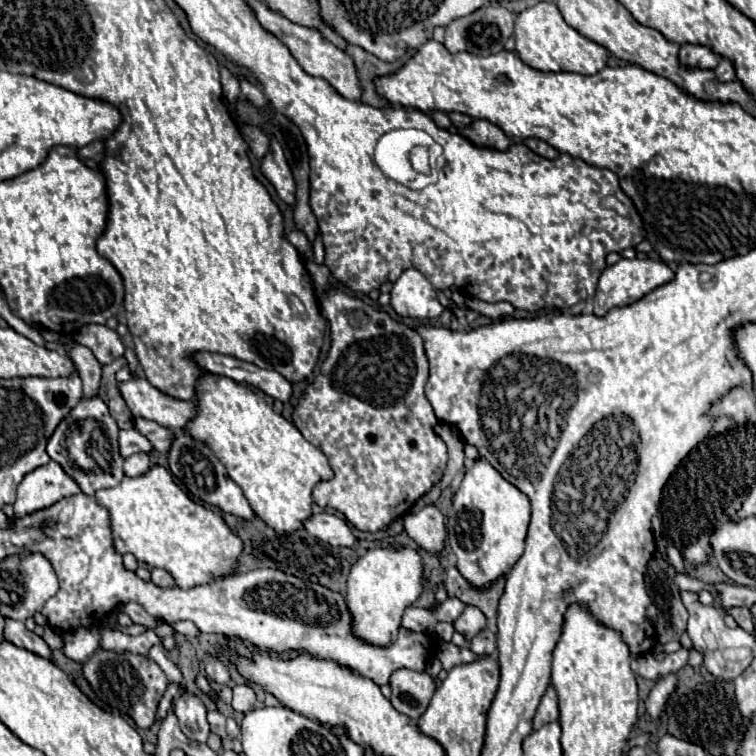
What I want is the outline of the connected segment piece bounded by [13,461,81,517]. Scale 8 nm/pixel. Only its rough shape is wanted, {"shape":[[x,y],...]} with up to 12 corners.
{"shape":[[49,461],[27,473],[15,515],[49,507],[81,489]]}

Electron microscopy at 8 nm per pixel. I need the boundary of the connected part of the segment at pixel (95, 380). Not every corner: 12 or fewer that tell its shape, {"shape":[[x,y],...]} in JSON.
{"shape":[[75,345],[69,353],[85,397],[99,391],[101,363]]}

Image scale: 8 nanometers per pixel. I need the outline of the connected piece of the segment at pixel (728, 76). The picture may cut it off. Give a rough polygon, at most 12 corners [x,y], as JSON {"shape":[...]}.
{"shape":[[729,59],[715,67],[719,81],[733,81],[735,67]]}

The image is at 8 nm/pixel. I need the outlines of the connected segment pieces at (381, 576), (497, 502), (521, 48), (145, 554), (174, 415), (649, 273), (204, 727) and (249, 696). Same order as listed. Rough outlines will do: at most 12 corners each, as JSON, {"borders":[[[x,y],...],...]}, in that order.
{"borders":[[[409,545],[373,547],[353,565],[353,631],[391,645],[423,593]],[[485,459],[447,521],[457,569],[487,589],[523,555],[529,499]],[[555,3],[517,15],[515,51],[537,71],[599,73],[605,47]],[[157,465],[95,493],[115,547],[181,589],[223,579],[243,539]],[[145,377],[119,385],[135,417],[185,429],[197,401],[161,393]],[[621,259],[599,277],[595,315],[673,279],[663,261]],[[197,695],[175,701],[181,731],[199,743],[209,737],[207,709]],[[249,685],[233,687],[233,709],[253,709],[255,693]]]}

